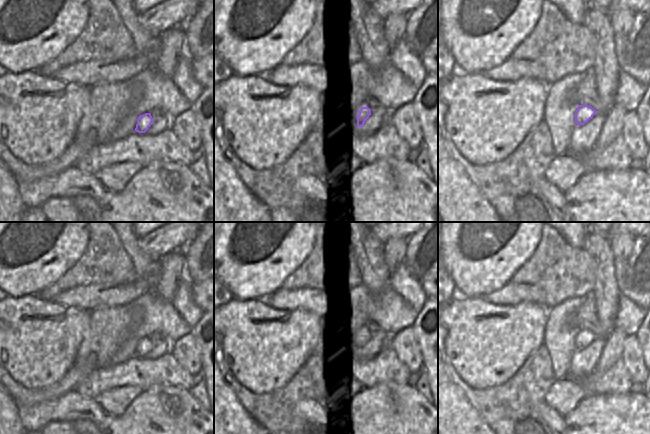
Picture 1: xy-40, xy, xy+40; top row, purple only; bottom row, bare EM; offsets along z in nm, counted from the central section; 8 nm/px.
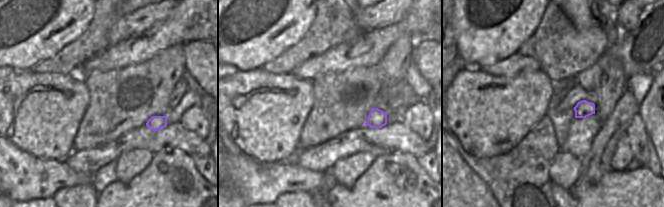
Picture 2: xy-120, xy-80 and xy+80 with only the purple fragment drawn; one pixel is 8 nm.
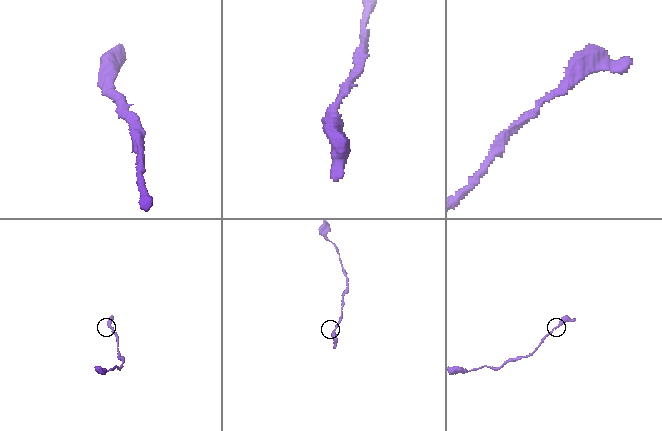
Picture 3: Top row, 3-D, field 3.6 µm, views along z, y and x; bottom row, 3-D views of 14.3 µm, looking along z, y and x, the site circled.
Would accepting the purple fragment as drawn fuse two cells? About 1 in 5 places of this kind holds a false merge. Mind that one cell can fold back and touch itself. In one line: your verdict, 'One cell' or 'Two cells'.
One cell.

